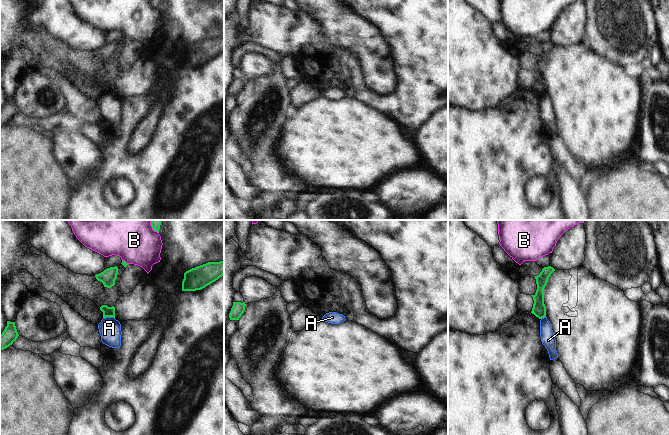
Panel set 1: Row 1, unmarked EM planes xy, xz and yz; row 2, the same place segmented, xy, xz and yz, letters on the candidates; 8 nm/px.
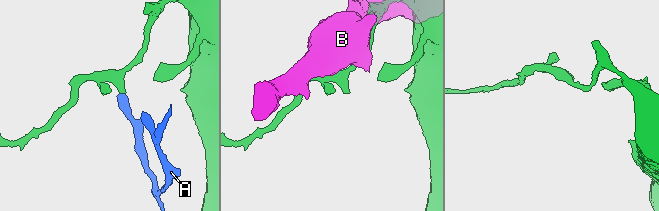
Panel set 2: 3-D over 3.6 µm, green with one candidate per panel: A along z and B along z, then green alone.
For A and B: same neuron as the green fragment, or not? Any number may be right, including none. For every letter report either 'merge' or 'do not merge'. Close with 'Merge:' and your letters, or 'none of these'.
A: do not merge
B: do not merge
Merge: none of these

